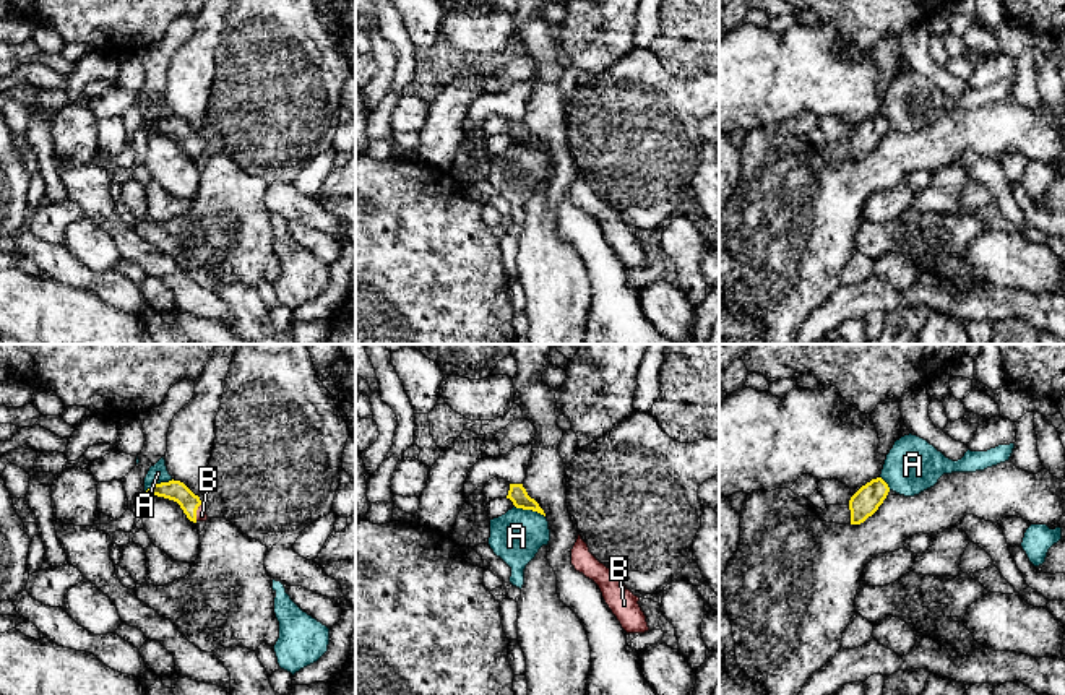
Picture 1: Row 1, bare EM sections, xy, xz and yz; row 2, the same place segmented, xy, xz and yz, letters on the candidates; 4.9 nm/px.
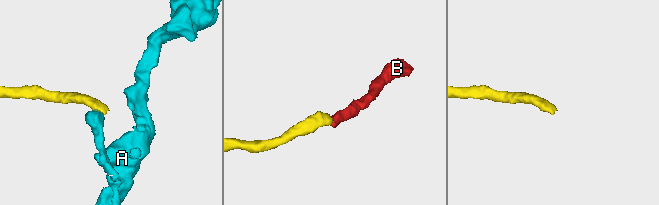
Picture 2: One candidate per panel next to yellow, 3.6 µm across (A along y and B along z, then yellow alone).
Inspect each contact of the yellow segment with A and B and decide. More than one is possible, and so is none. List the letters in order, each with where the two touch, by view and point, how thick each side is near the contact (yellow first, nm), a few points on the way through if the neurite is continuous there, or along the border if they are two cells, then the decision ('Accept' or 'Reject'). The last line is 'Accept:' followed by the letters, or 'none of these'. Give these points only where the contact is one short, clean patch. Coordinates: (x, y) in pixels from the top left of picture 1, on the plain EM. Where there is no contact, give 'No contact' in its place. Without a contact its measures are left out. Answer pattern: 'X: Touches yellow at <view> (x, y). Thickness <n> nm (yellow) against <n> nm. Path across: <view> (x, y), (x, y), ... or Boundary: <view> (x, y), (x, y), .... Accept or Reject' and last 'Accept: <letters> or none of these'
A: Touches yellow at xz (530, 145). Thickness 90 nm (yellow) against 260 nm. Boundary: xz (515, 142), (525, 146), (536, 146), (544, 153). Reject
B: Touches yellow at xy (195, 148). Thickness 100 nm (yellow) against 50 nm. Path across: xy (176, 127), (195, 148), (202, 151). Accept
Accept: B

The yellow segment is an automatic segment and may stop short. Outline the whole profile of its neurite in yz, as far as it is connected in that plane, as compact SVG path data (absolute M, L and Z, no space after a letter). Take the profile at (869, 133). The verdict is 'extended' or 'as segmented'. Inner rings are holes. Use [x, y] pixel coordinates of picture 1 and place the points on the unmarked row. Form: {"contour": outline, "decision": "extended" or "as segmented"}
{"contour": "M872 115L862 122L849 136L851 161L860 161L872 153L883 140L890 128L888 120L882 115Z", "decision": "as segmented"}

